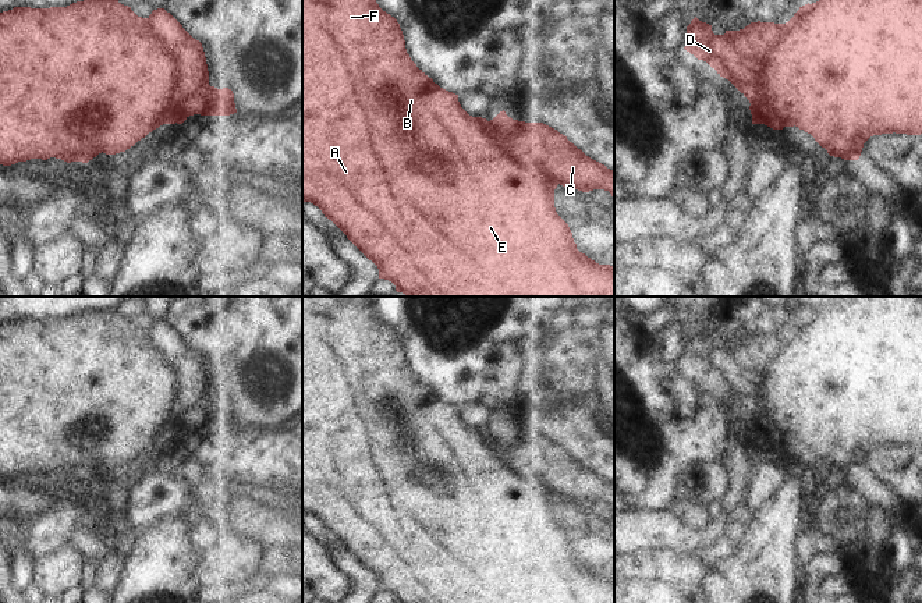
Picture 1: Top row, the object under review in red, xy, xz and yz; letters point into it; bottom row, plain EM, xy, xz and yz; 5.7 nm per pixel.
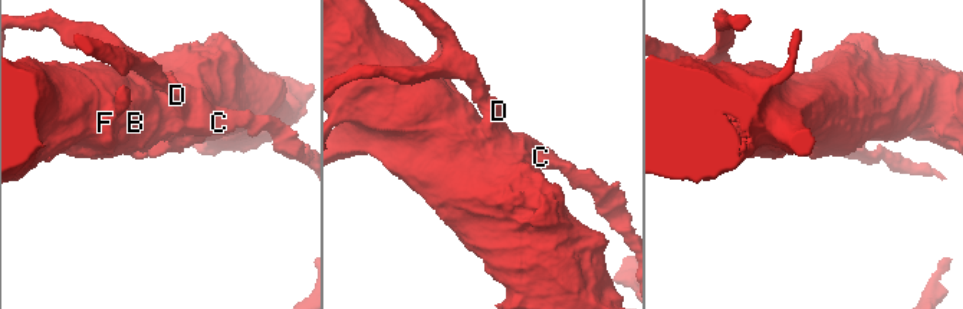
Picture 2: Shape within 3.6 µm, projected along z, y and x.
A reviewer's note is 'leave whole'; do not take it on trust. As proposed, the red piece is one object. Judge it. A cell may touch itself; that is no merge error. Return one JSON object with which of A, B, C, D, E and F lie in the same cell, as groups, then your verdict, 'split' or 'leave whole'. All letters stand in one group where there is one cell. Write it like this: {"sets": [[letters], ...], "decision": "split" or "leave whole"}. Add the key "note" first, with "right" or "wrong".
{"note": "wrong", "sets": [["A", "B", "E", "F"], ["C", "D"]], "decision": "split"}

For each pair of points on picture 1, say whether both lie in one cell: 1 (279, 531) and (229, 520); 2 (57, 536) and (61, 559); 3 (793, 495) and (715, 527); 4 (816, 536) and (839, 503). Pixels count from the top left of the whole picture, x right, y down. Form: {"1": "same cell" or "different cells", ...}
{"1": "same cell", "2": "different cells", "3": "different cells", "4": "same cell"}

